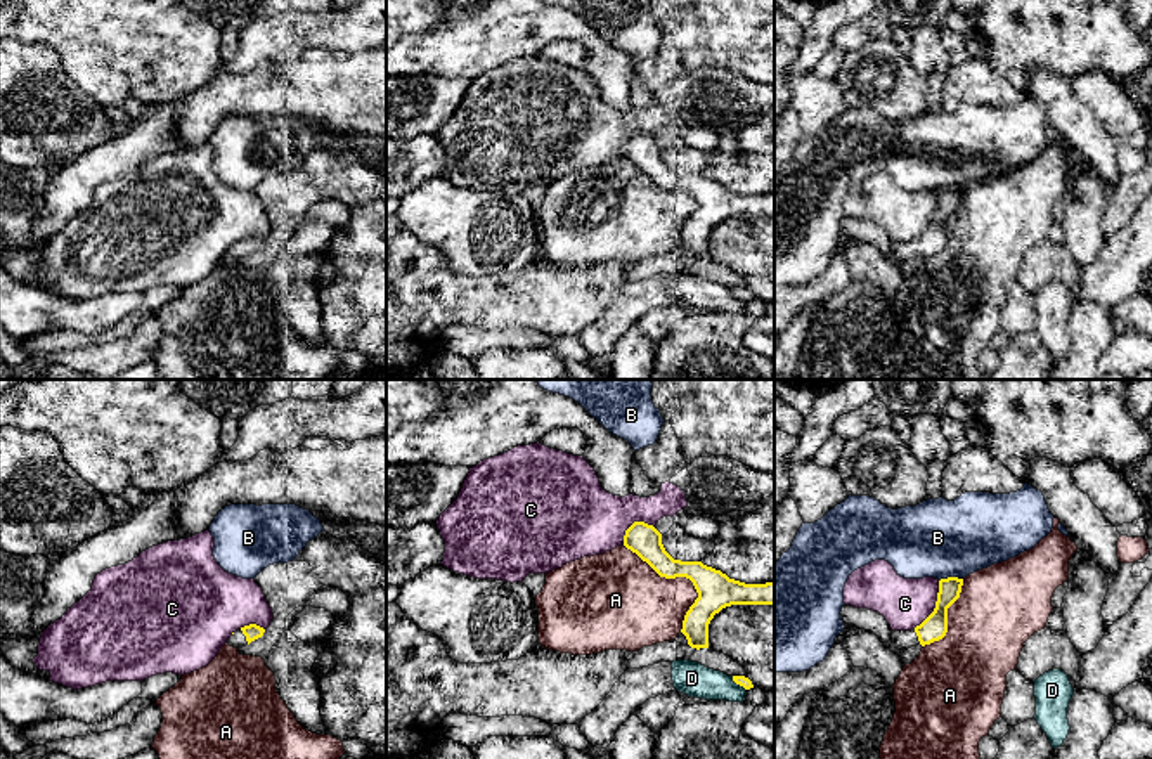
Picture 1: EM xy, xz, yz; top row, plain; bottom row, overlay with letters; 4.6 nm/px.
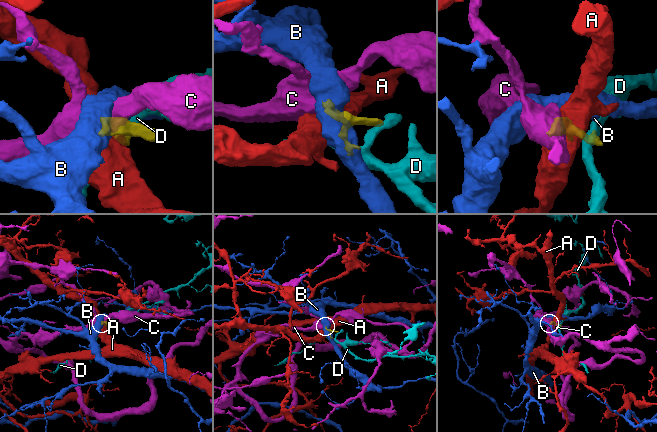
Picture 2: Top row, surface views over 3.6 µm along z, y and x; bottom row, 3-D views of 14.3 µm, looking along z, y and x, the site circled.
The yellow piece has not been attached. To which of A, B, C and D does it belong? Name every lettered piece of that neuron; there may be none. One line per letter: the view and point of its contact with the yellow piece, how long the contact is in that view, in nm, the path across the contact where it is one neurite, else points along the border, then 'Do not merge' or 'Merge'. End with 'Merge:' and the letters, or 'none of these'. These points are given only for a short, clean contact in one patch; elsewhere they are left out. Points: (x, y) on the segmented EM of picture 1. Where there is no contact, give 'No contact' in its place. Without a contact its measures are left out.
A: Touches yellow at xz (683, 576). Shared border 480 nm. Do not merge
B: Touches yellow at yz (950, 577). Shared border 110 nm. Do not merge
C: Touches yellow at yz (936, 605). Shared border 260 nm. Boundary: yz (939, 581), (936, 607), (913, 628). Do not merge
D: Touches yellow at xz (738, 683). Shared border 100 nm. Do not merge
Merge: none of these

